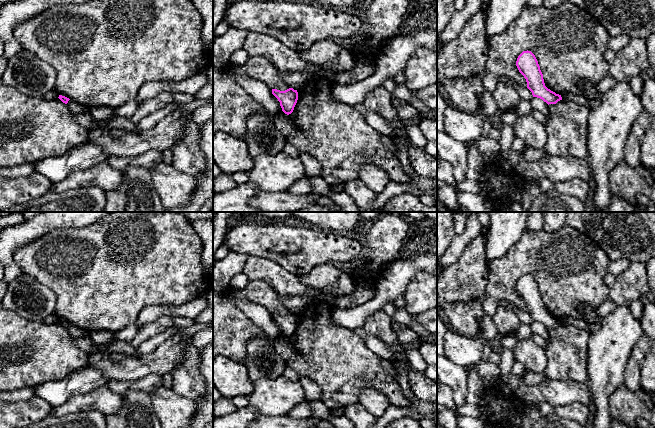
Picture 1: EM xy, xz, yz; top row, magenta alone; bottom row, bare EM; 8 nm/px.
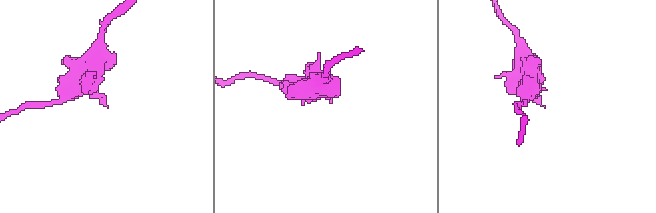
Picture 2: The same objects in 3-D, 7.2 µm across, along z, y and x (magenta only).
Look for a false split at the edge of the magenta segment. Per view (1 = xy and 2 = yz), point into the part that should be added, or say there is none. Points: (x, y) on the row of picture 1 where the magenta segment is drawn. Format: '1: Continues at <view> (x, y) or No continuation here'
1: No continuation here
2: No continuation here

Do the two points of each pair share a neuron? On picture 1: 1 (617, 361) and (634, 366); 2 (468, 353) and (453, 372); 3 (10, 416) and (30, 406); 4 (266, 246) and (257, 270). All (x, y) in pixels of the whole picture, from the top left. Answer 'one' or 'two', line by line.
1: two
2: two
3: one
4: two

